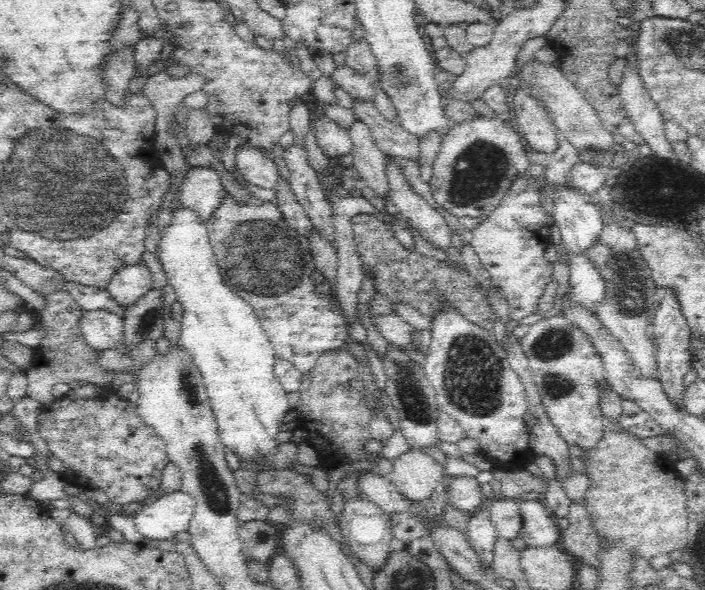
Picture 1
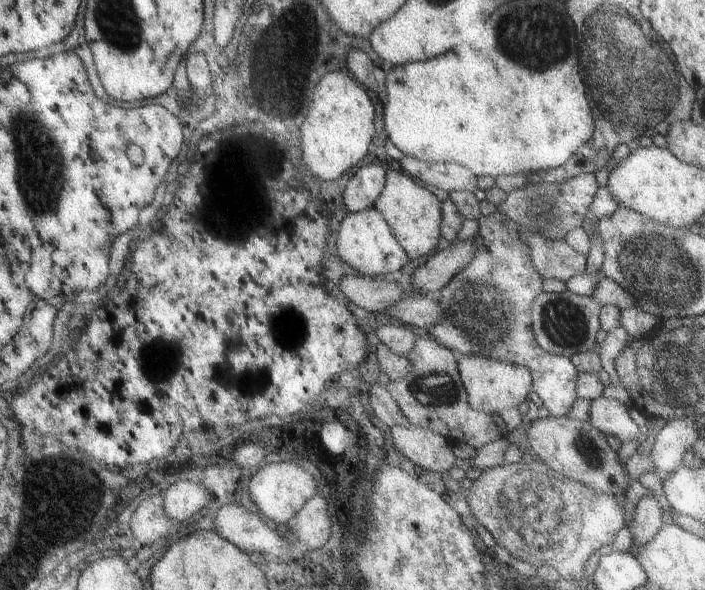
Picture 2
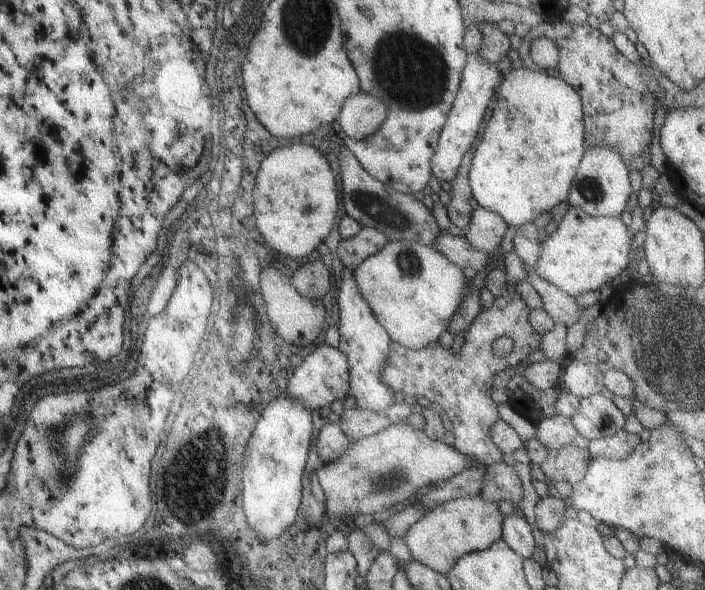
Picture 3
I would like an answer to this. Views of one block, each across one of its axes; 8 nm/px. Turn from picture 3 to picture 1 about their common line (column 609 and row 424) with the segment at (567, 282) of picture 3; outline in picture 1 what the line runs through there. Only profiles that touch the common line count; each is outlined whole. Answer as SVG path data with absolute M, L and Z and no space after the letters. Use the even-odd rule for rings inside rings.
M180 203L172 210L168 226L159 234L156 257L162 265L167 284L174 288L177 302L184 309L179 344L189 354L194 367L202 376L222 443L232 448L239 459L254 460L260 455L269 455L278 446L274 437L284 414L292 408L287 392L282 390L274 377L276 357L257 314L245 299L232 293L222 279L218 260L209 240L208 220L198 211Z

